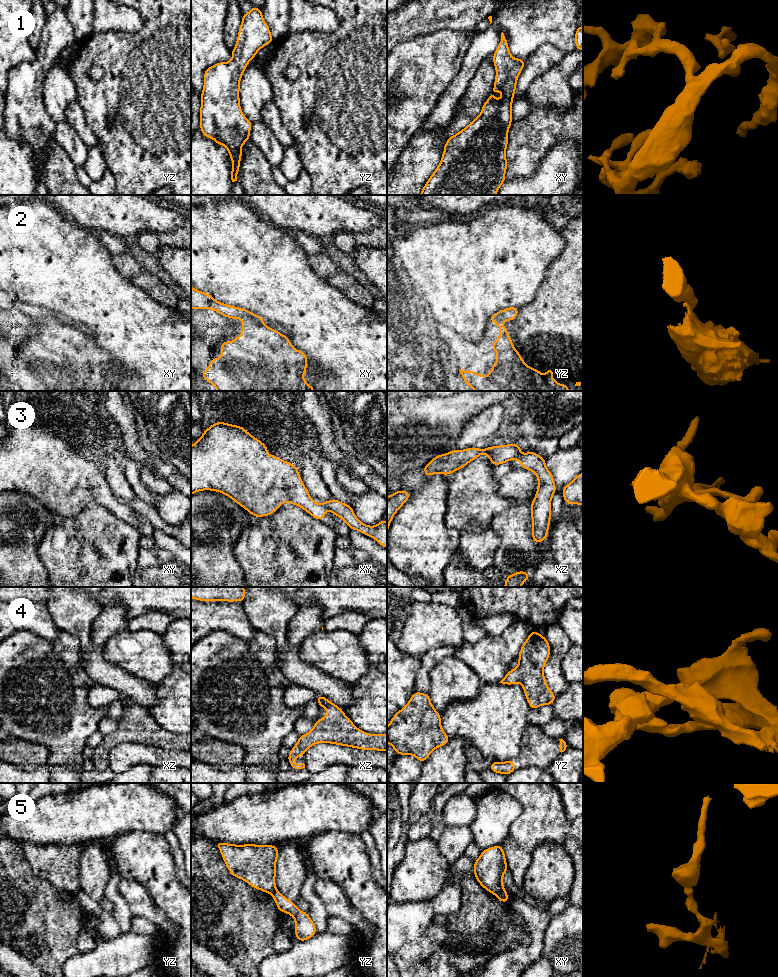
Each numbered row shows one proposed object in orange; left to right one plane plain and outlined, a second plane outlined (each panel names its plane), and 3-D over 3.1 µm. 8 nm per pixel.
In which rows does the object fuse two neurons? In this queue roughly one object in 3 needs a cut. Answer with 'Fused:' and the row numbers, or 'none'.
Fused: 2, 3, 5

